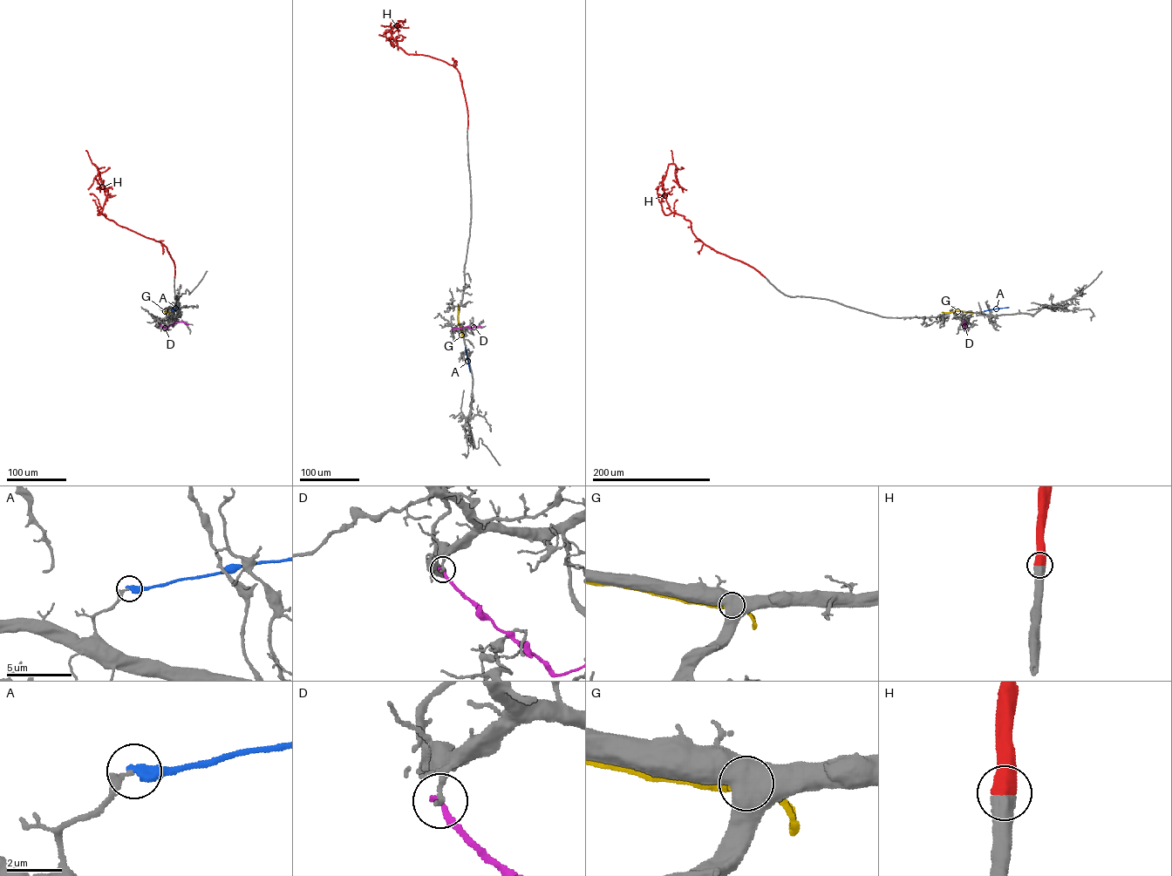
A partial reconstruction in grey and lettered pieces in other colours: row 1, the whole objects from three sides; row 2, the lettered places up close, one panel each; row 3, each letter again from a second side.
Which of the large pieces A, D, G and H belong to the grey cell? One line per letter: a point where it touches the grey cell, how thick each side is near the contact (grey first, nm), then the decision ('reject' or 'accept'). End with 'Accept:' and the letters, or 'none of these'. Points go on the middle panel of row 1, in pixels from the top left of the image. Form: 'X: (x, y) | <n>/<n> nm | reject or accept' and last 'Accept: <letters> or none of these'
A: (466, 348) | 170/440 nm | reject
D: (452, 329) | 260/240 nm | reject
G: (462, 335) | 850/550 nm | reject
H: (467, 128) | 650/650 nm | accept
Accept: H

